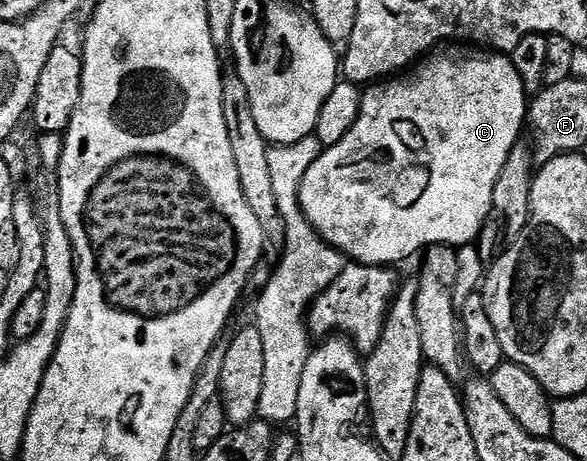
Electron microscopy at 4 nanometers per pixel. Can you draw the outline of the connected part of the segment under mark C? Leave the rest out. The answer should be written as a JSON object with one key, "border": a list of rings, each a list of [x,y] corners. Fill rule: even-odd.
{"border":[[[452,44],[447,48],[437,49],[429,53],[419,64],[413,65],[407,72],[391,80],[369,85],[363,91],[360,99],[360,116],[352,131],[338,144],[327,147],[317,162],[311,164],[309,171],[301,180],[300,207],[317,233],[335,246],[341,254],[366,266],[392,268],[397,265],[395,262],[404,262],[407,258],[414,257],[419,250],[424,252],[434,246],[461,248],[475,243],[483,232],[484,226],[489,223],[495,182],[511,150],[521,141],[520,129],[522,131],[525,129],[529,105],[530,98],[524,93],[522,76],[518,76],[518,68],[514,68],[512,59],[507,53],[489,52],[484,48],[469,48],[464,44]]]}

